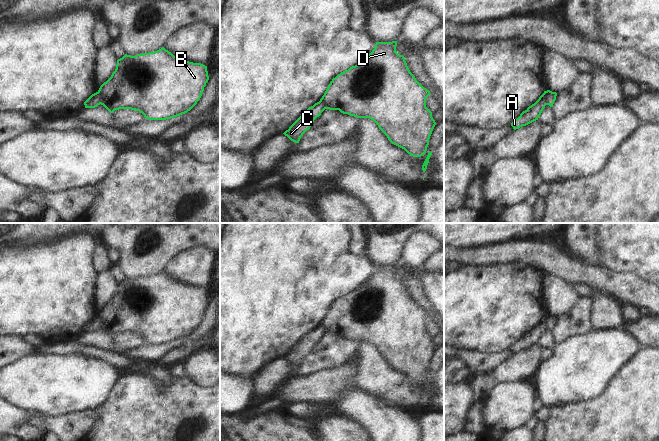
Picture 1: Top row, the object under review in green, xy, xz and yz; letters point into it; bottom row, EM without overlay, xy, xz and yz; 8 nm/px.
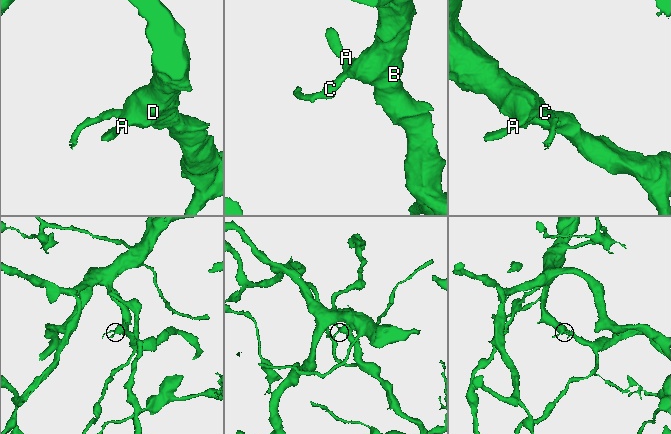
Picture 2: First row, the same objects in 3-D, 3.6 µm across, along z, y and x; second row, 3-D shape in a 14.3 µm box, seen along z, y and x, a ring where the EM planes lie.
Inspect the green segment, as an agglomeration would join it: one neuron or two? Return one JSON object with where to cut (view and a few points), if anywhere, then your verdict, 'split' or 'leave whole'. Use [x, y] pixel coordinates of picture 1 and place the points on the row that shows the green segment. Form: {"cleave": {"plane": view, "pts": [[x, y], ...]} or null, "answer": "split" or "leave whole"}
{"cleave": {"plane": "yz", "pts": [[551, 91], [547, 96], [546, 104]]}, "answer": "split"}

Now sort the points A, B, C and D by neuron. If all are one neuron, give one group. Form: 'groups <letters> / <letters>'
groups A B D / C

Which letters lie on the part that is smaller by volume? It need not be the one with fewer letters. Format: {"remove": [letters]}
{"remove": ["C"]}

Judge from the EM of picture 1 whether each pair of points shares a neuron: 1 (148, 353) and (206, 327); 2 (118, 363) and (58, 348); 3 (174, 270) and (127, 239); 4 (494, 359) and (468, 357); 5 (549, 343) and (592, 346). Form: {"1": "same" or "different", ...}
{"1": "same", "2": "same", "3": "different", "4": "same", "5": "different"}

